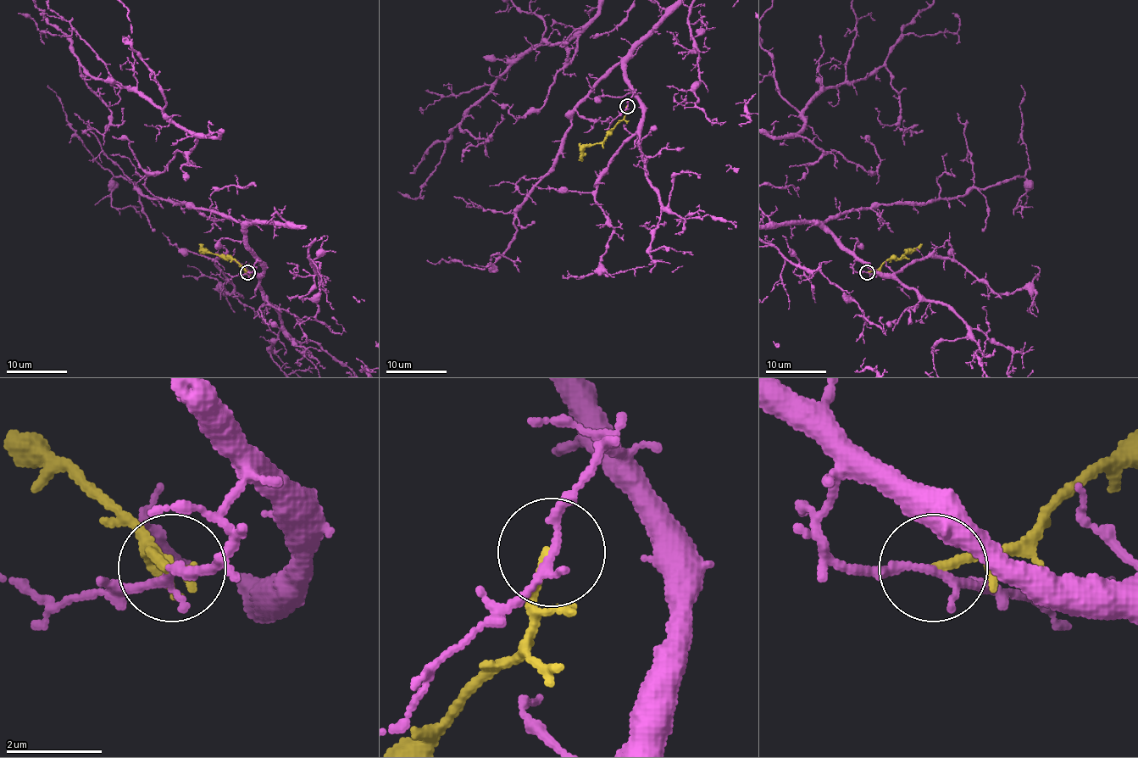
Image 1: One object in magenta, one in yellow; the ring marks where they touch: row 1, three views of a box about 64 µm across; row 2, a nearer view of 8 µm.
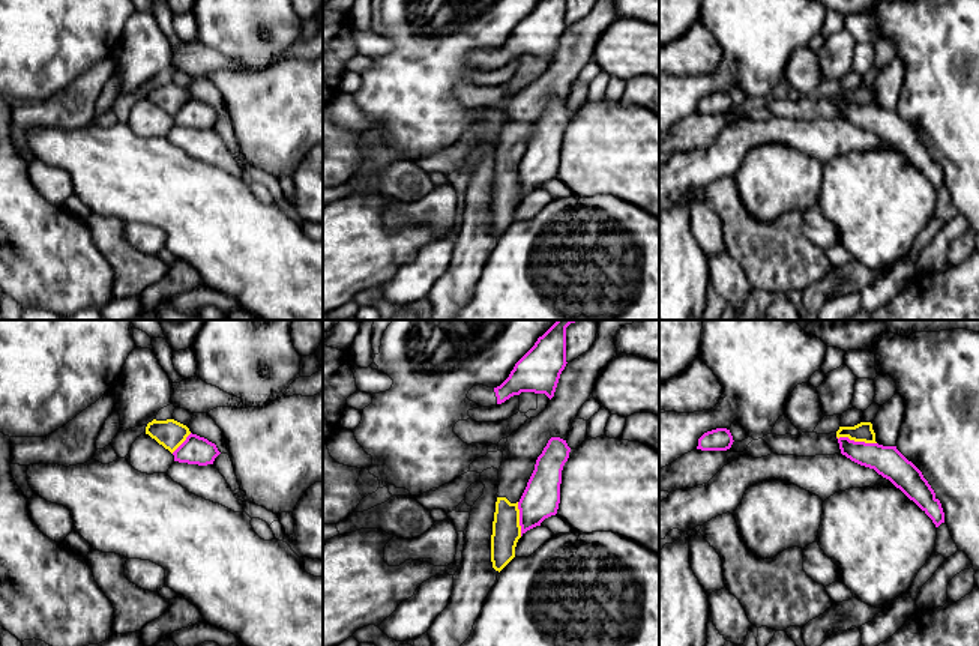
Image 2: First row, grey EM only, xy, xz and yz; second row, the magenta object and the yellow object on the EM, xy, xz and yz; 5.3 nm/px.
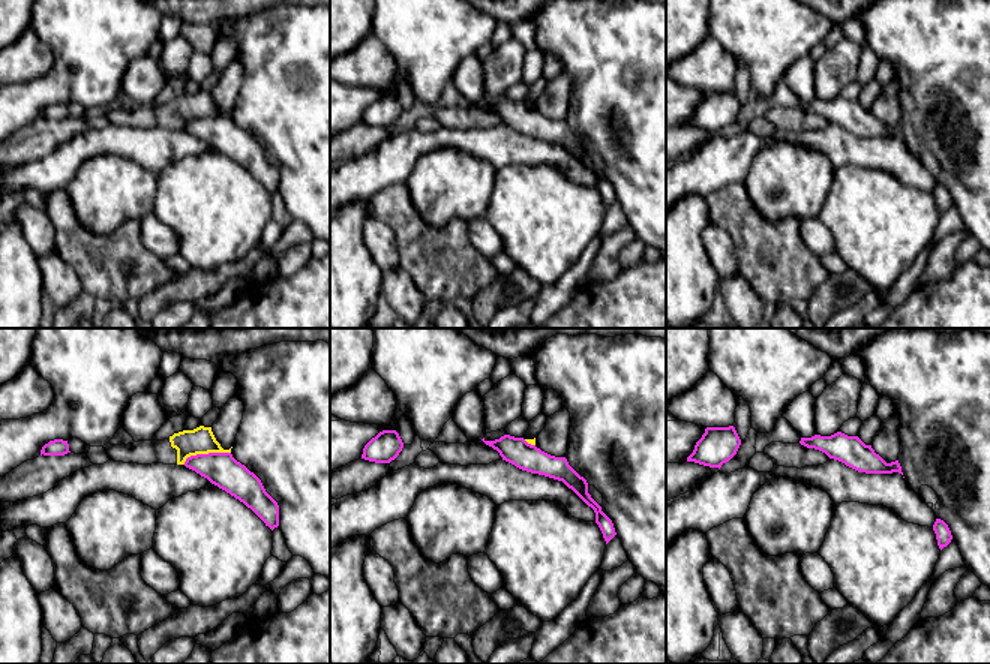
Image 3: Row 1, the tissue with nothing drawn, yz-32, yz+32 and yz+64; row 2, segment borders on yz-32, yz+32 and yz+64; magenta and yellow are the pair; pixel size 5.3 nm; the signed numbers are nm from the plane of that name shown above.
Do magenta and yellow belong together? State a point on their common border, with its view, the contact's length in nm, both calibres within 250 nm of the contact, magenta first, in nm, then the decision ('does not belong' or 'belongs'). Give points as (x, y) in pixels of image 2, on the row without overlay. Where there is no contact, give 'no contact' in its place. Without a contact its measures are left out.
contact yz (856, 105); length 220 nm; calibres 160 and 100 nm; does not belong

